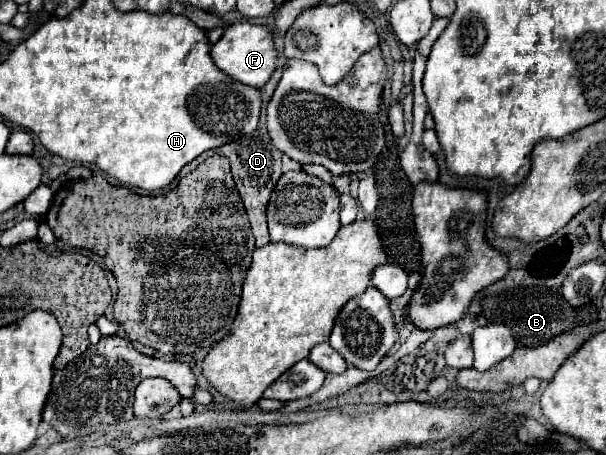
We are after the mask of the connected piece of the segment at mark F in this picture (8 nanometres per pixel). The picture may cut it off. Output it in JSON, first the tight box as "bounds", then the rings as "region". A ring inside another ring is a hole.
{"bounds":[210,21,278,87],"region":[[[250,21],[232,23],[224,31],[224,35],[220,37],[220,41],[212,47],[210,55],[212,55],[212,61],[216,63],[216,67],[220,71],[224,71],[226,75],[230,75],[232,79],[236,79],[240,83],[254,85],[254,87],[266,85],[270,81],[272,73],[278,67],[276,65],[278,53],[276,53],[272,31],[266,25],[256,25],[256,23],[250,23]]]}

